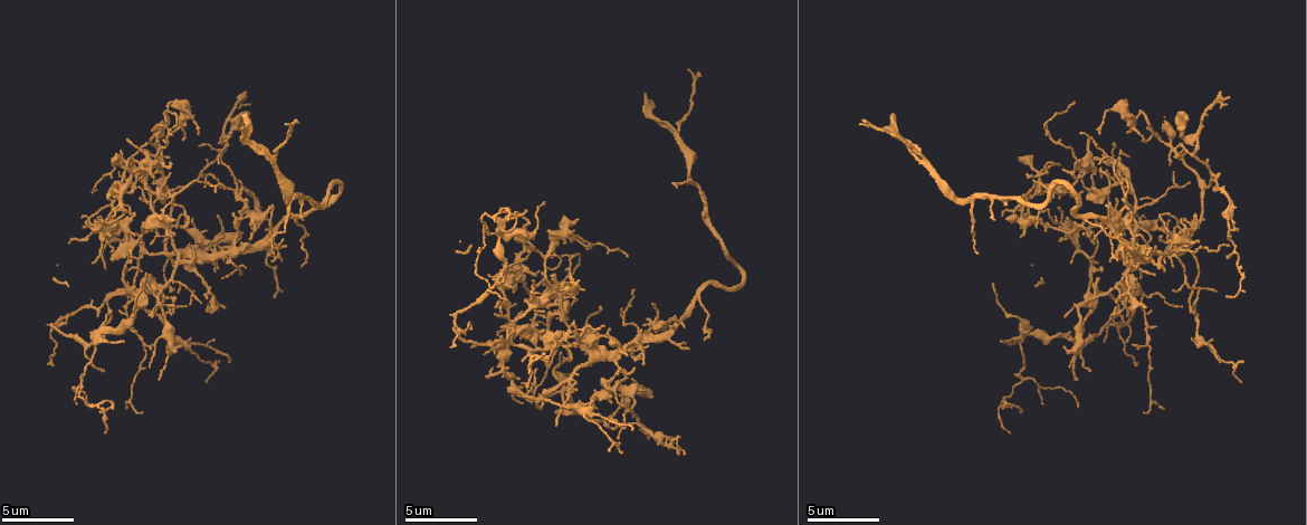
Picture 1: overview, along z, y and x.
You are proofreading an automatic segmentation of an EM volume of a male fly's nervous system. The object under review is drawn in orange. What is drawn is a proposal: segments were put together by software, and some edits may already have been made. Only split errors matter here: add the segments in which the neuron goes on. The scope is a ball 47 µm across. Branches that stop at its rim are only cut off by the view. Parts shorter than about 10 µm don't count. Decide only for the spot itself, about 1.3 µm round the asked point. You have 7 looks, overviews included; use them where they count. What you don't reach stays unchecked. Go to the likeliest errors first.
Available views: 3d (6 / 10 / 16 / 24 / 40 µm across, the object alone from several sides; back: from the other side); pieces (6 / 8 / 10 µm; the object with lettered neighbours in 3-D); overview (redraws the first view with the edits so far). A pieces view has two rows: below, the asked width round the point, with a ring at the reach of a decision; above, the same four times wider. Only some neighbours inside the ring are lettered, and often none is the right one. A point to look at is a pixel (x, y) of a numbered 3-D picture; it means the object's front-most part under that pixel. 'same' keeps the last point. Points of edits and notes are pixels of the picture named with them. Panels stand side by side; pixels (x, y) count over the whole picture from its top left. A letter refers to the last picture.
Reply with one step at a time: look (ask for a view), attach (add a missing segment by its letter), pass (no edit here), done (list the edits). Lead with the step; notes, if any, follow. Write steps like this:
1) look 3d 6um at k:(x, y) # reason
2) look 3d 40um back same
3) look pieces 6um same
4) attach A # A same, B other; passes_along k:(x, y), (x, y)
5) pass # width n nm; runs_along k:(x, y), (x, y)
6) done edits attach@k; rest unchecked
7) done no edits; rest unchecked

look pieces 8um at 1:(1144, 306) # an open end

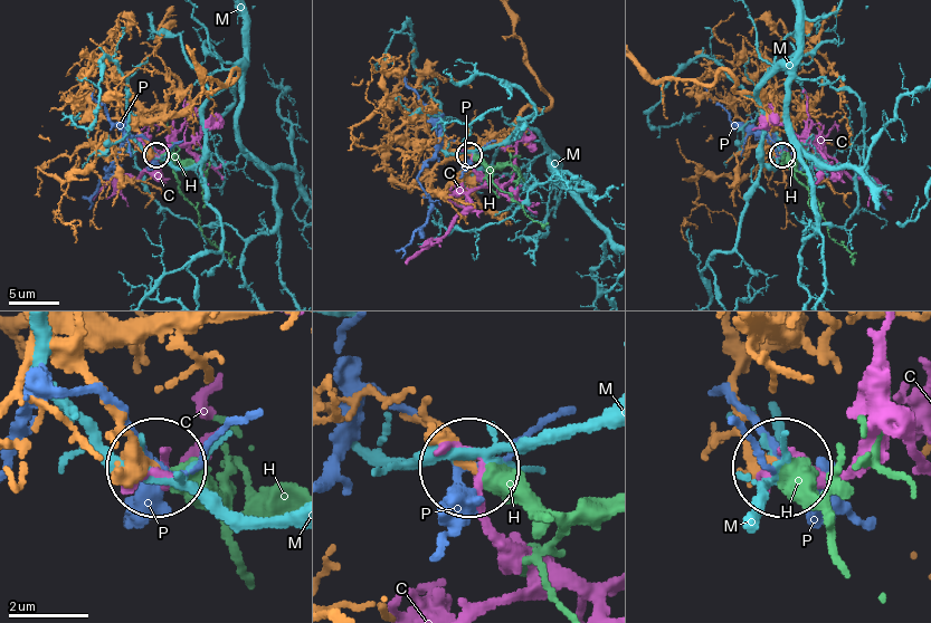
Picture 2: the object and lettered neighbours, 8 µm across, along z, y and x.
attach H # C other, H same, M other, P other; passes_along 2:(412, 421), (537, 511); it goes on there

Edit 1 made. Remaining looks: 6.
look 3d 10um at 1:(172, 232) # branch stops here

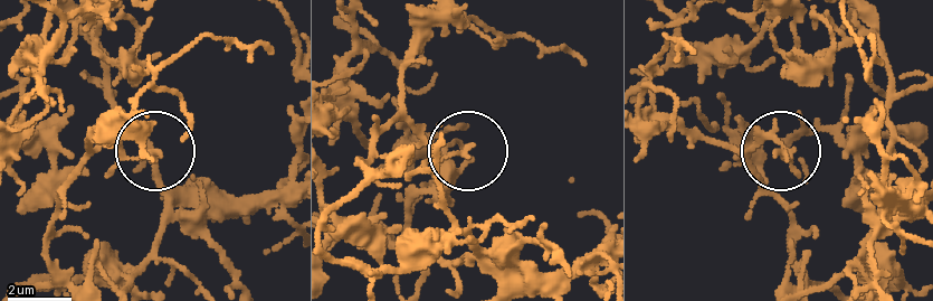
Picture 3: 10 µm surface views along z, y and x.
look pieces 6um at 3:(154, 153)

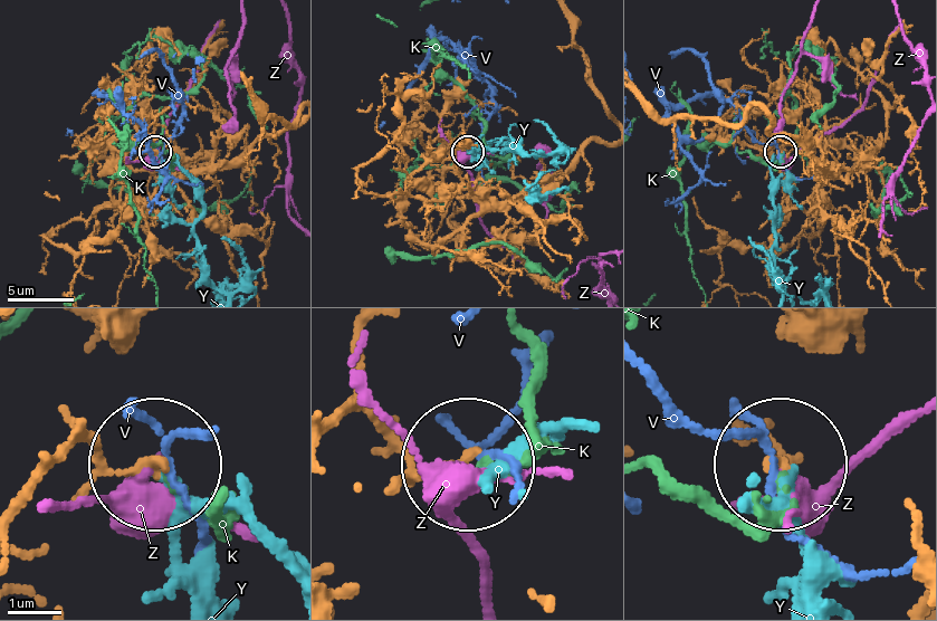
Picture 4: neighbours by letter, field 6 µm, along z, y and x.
pass # K other, V other, Y other, Z other; no lettered segment goes on from it

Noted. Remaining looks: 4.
look 3d 6um at 1:(685, 341) # branch stops here

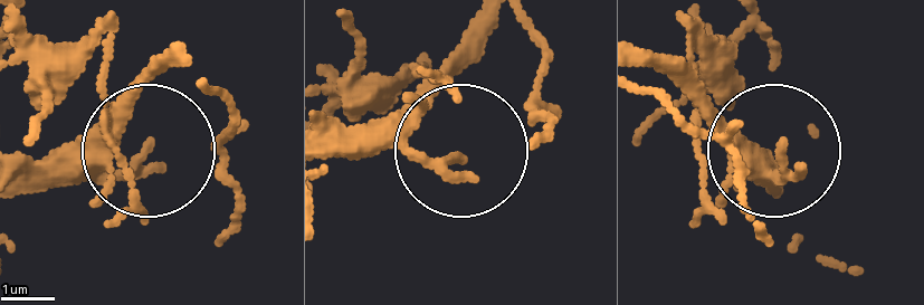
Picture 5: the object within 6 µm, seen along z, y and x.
look pieces 6um at 5:(785, 142)

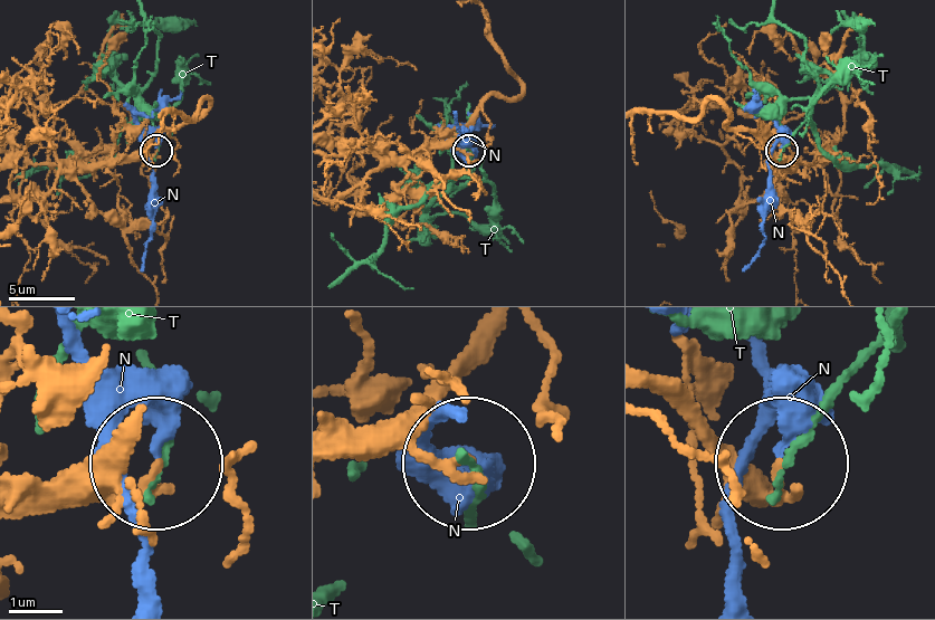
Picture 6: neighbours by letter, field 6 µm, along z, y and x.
pass # width 200 nm; N other, T other; runs_along 6:(335, 459), (416, 450), (465, 464); no lettered segment goes on from it

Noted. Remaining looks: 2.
look pieces 6um at 1:(545, 355) # tapers out

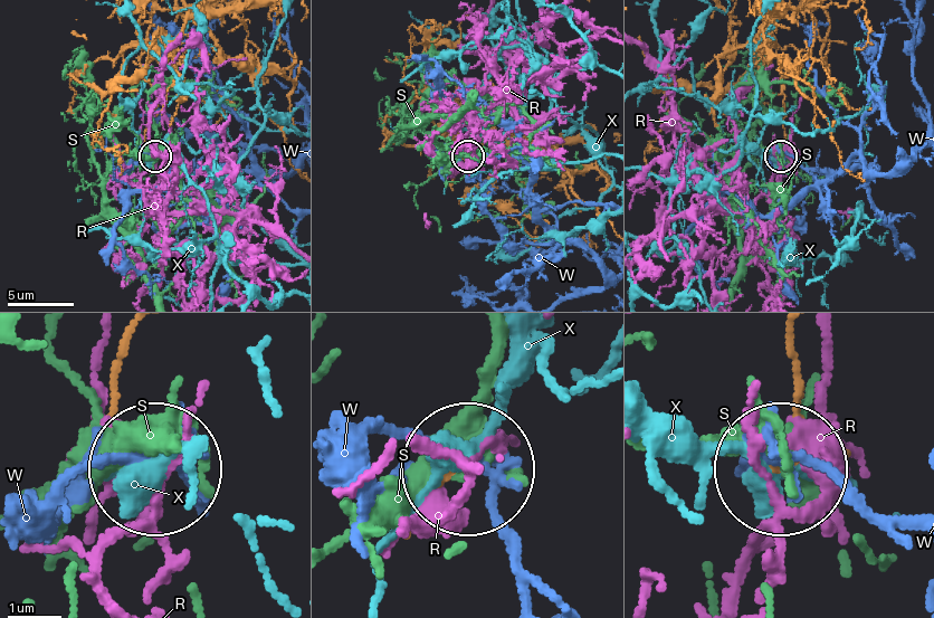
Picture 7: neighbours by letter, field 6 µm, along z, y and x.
pass # R other, S other, W other, X other; no lettered segment goes on from it

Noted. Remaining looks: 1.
done edits attach@2; rest unchecked

